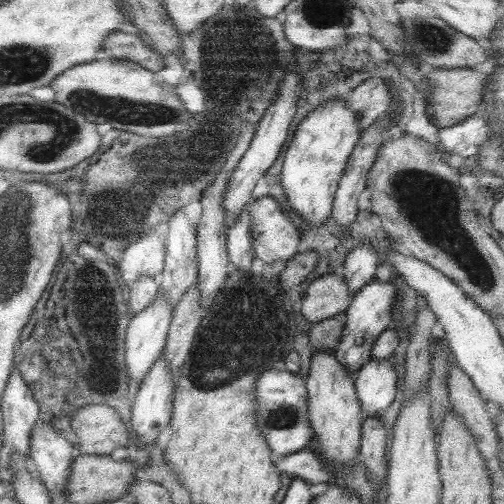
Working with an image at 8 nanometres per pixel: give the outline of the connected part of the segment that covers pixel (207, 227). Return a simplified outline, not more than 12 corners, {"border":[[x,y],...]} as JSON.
{"border":[[222,161],[204,190],[196,226],[201,308],[227,276],[222,194],[234,169]]}

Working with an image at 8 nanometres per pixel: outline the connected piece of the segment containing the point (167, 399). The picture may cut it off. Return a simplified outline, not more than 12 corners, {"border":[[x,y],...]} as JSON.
{"border":[[160,354],[133,392],[129,430],[153,443],[168,425],[175,386]]}

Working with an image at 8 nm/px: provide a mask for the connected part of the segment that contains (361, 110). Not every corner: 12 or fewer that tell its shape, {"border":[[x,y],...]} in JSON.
{"border":[[369,78],[344,100],[362,130],[393,108],[388,79]]}

